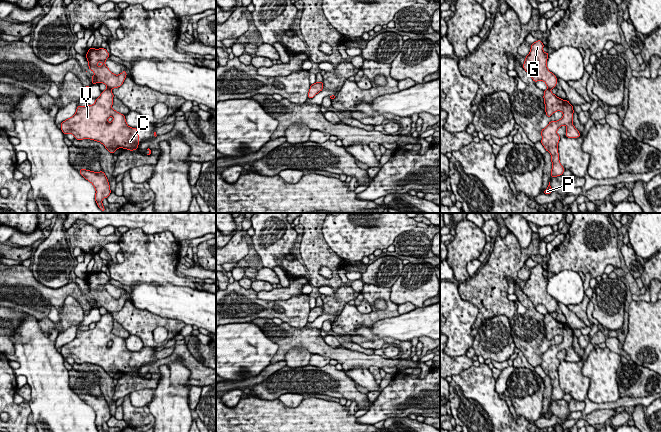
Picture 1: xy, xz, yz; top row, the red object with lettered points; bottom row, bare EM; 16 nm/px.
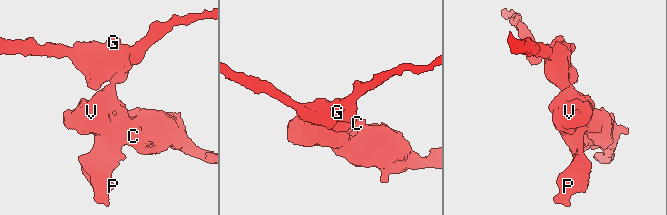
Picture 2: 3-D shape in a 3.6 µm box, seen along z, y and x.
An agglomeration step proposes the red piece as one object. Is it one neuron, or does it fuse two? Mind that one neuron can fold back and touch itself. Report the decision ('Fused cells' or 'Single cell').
Fused cells

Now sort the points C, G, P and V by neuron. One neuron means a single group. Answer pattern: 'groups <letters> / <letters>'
groups C P V / G

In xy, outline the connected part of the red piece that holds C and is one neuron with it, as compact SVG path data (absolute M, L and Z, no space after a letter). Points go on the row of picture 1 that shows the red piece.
M111 89L102 91L95 103L89 106L77 106L76 113L61 123L66 135L71 133L75 139L91 139L102 143L111 153L118 148L137 150L139 134L137 128L127 125L125 115L112 109L113 93Z

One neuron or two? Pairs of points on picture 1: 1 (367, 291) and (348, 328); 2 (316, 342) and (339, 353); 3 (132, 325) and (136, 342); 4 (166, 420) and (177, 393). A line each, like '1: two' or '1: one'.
1: one
2: one
3: two
4: one

